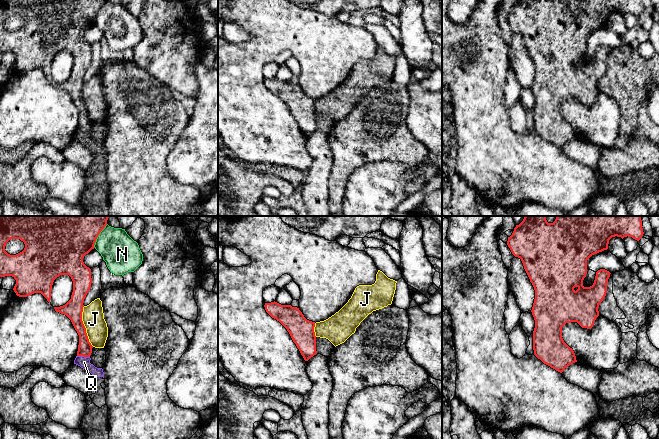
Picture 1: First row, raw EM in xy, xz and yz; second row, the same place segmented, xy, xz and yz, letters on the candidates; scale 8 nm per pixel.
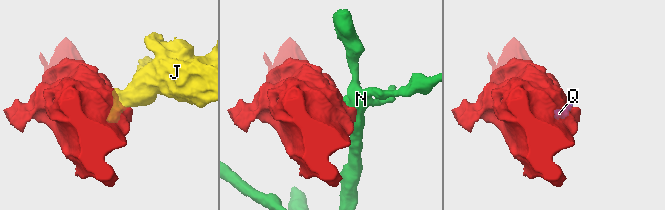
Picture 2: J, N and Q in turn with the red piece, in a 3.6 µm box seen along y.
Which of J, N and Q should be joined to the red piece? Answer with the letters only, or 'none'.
none

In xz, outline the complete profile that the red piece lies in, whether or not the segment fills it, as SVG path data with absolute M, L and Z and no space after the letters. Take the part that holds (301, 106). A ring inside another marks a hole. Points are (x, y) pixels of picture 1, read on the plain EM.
M277 78L265 79L266 88L289 108L305 137L317 130L315 98L307 96L297 83Z

